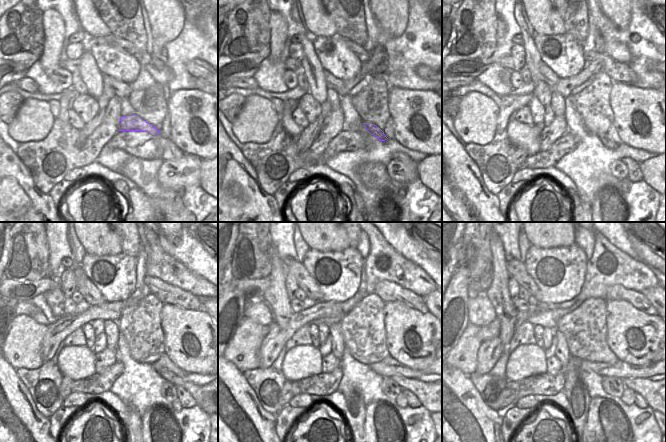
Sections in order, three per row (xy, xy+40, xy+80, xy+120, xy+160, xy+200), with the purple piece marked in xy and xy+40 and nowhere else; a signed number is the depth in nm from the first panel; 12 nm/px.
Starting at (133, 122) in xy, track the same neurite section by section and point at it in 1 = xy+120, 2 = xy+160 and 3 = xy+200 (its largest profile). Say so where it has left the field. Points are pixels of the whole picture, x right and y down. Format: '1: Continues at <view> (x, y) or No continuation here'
1: Continues at xy+120 (197, 391)
2: Continues at xy+160 (421, 389)
3: Continues at xy+200 (644, 386).

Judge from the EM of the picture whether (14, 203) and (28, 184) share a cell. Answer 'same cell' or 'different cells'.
different cells

